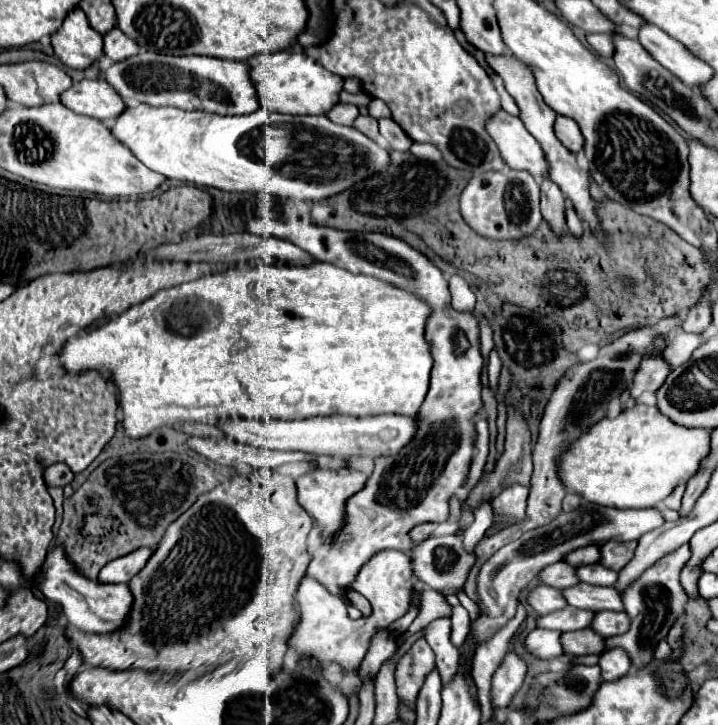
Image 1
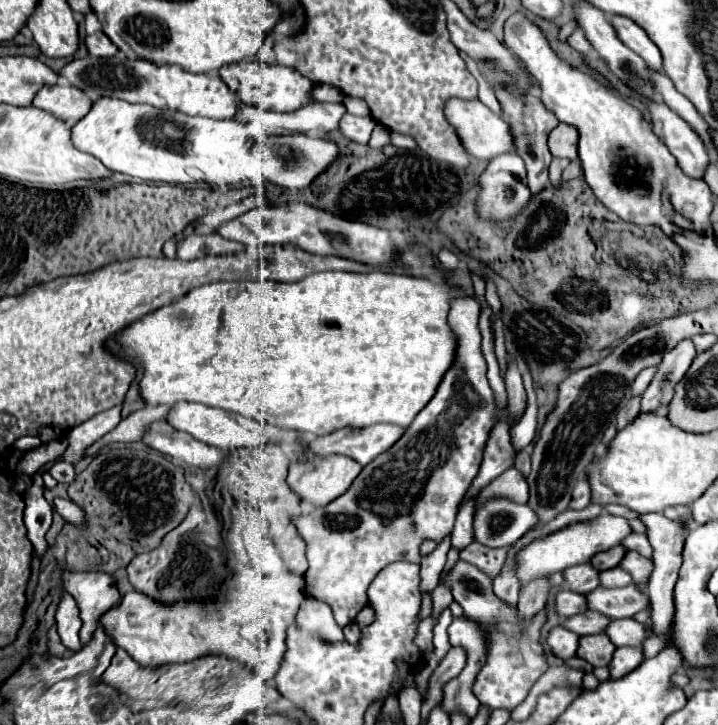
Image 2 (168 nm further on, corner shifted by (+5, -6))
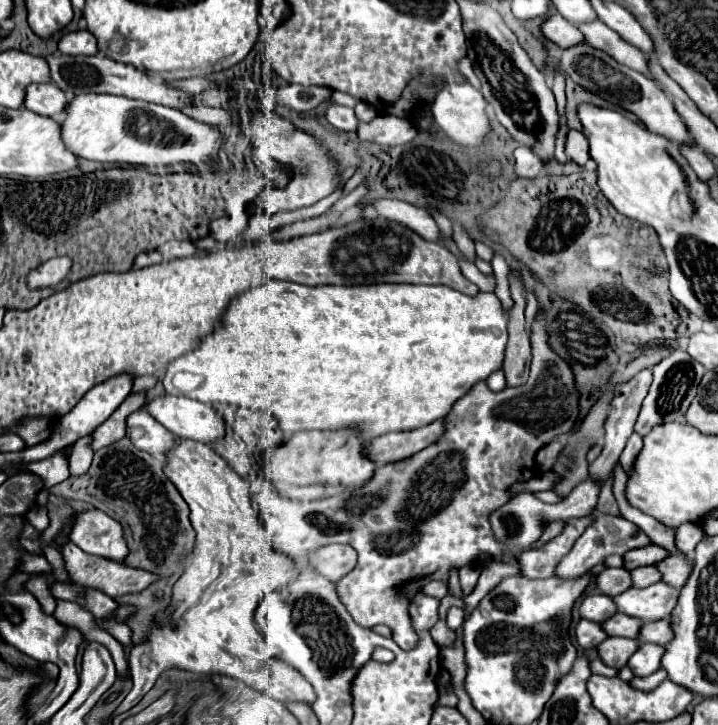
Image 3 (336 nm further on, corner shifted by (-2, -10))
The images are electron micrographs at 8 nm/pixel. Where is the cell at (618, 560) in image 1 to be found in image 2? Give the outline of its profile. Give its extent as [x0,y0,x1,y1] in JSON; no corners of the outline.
[620,550,654,582]

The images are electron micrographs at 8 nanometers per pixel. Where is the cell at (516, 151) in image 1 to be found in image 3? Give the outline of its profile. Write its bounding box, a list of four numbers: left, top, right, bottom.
[433,82,491,146]

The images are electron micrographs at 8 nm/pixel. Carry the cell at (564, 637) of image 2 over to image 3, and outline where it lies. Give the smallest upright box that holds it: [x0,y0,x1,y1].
[575,620,607,650]

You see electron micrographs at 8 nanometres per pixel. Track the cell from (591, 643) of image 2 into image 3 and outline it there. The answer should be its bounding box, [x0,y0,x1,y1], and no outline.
[599,638,637,668]

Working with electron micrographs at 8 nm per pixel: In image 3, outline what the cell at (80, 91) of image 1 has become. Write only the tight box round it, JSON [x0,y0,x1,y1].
[23,82,67,118]

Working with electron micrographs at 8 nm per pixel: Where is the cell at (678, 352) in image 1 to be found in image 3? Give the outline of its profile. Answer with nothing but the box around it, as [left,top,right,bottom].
[589,368,651,480]

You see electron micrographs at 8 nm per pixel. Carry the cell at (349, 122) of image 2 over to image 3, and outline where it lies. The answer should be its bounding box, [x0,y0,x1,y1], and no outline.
[325,104,357,132]

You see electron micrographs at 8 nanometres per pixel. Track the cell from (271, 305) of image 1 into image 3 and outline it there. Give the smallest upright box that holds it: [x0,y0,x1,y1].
[163,280,507,440]

